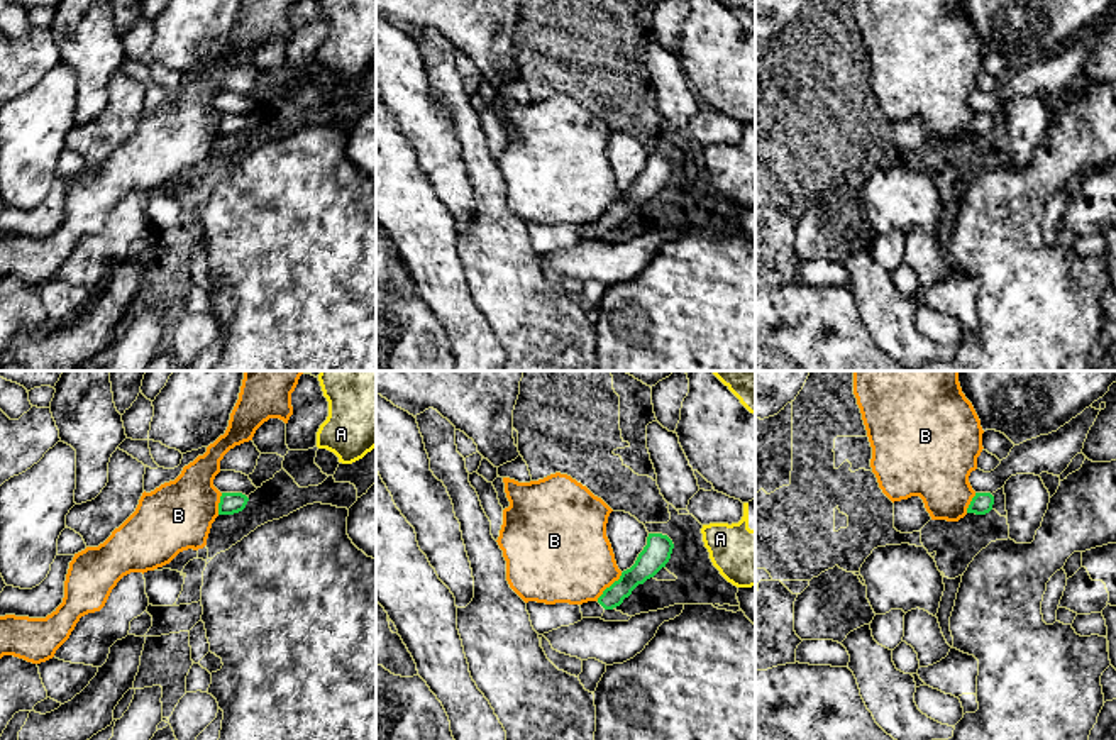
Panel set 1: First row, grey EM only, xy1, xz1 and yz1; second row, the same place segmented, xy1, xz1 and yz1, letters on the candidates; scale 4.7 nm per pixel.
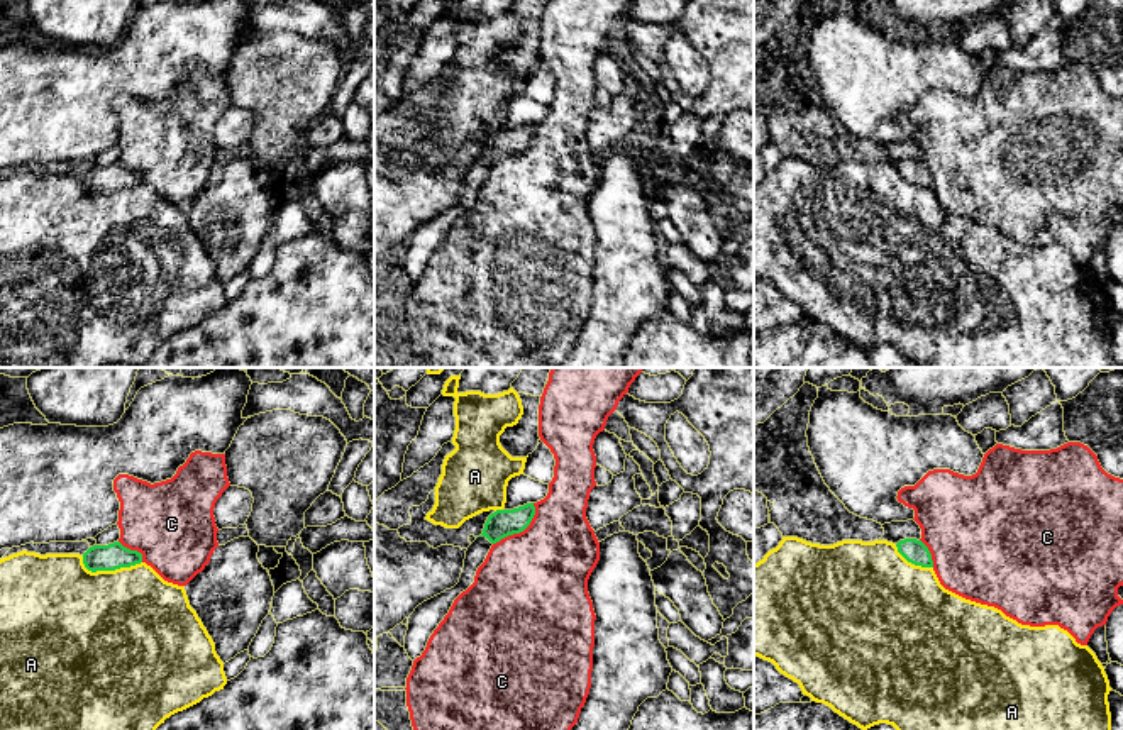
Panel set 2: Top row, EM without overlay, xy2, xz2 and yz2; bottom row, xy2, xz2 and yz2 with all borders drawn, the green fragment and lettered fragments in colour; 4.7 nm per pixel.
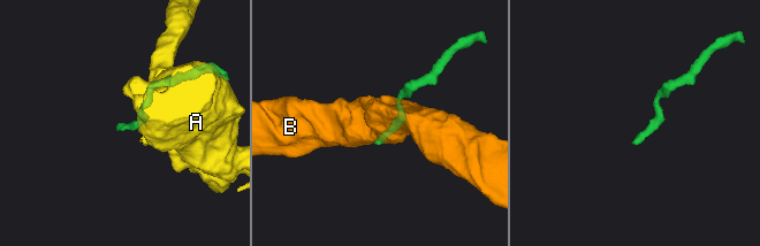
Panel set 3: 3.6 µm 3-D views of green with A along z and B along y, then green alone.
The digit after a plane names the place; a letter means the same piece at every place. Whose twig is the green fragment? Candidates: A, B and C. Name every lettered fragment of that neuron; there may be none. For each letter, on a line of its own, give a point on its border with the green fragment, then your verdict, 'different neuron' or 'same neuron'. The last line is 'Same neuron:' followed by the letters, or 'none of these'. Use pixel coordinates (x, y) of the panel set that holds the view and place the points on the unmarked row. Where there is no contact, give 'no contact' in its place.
A: contact xy2 (109, 190); different neuron
B: contact xz1 (610, 207); different neuron
C: contact xz2 (520, 151); different neuron
Same neuron: none of these

